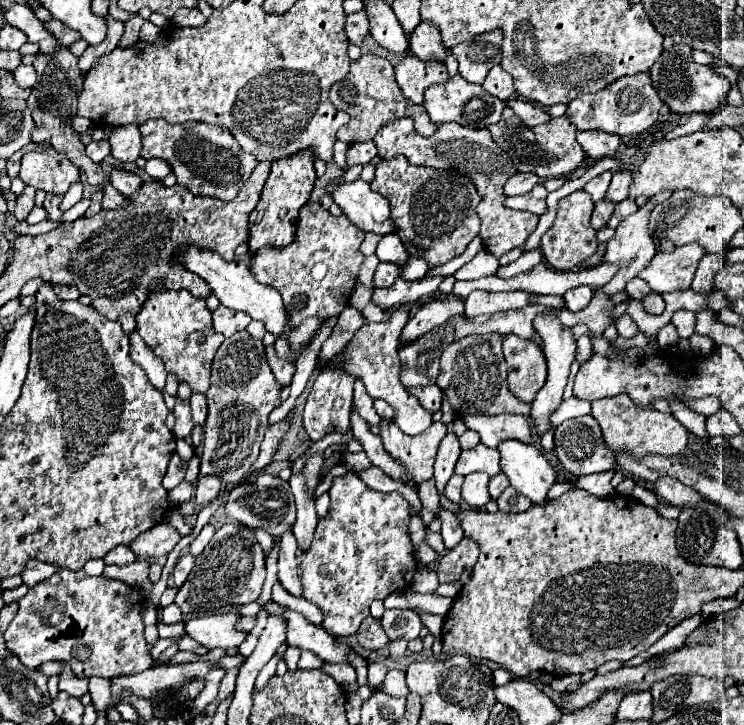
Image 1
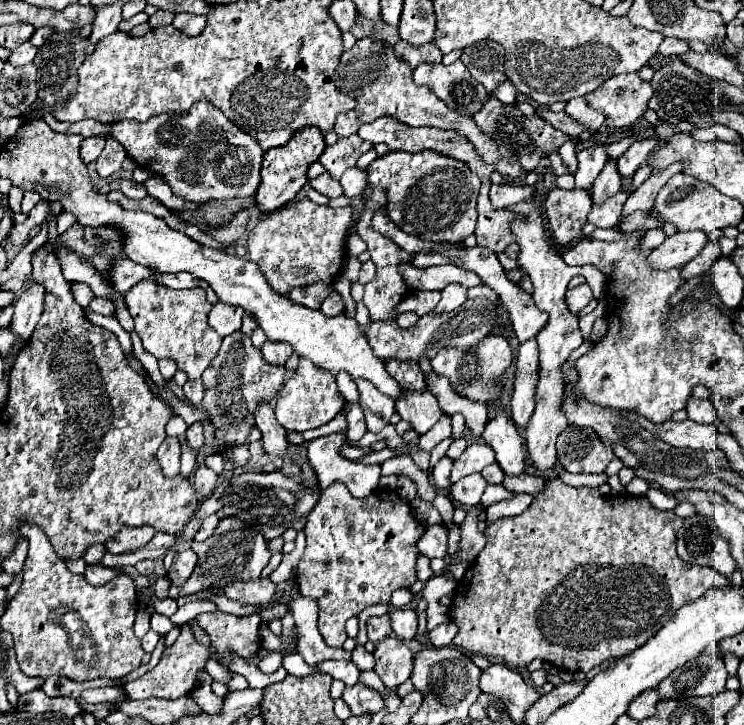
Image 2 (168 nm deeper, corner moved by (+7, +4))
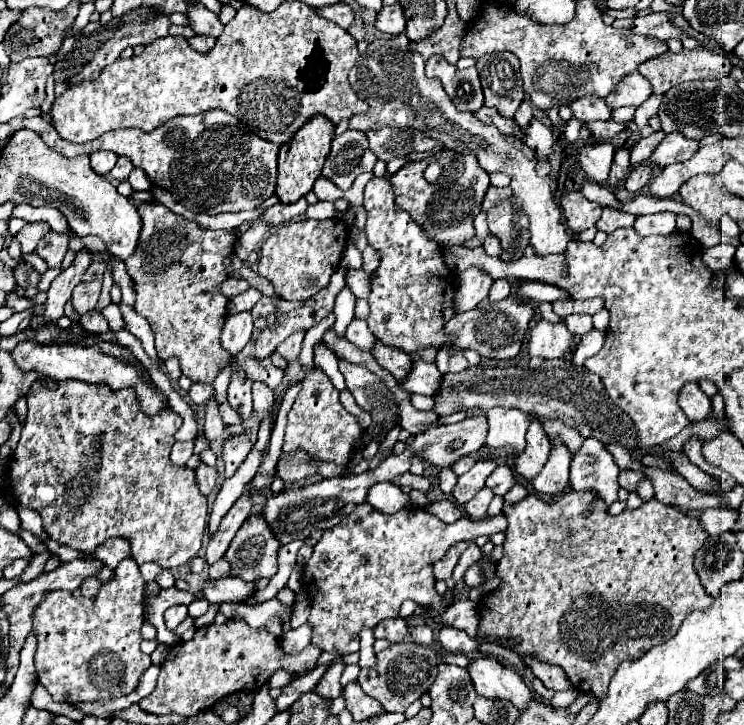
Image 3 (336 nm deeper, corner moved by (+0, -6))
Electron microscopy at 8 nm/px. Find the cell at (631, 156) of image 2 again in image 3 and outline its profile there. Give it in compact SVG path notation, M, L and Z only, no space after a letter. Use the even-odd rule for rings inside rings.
M671 132L663 138L663 142L651 154L649 162L657 164L659 168L665 168L673 162L683 162L691 158L697 152L697 148L699 148L699 140L687 138L685 134L679 134L679 132Z

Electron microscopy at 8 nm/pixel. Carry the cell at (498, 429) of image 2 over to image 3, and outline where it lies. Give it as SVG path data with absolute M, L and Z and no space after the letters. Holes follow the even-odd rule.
M491 408L487 410L489 420L489 434L487 434L487 446L515 446L515 454L519 454L525 448L525 434L527 426L531 424L531 418L515 408Z

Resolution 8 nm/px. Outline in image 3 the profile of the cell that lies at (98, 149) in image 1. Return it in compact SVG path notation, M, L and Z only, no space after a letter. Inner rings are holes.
M93 152L91 154L91 168L101 176L107 176L111 168L115 166L115 162L117 162L115 152Z

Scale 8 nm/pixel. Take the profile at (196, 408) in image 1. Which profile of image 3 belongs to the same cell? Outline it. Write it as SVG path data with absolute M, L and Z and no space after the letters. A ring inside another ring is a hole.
M191 384L191 388L189 388L191 400L195 404L199 404L199 406L205 404L211 398L211 394L213 394L213 386L211 384Z

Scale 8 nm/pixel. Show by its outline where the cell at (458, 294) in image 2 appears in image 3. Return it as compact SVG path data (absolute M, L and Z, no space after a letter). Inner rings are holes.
M469 266L467 270L457 274L457 290L455 290L455 310L465 312L473 310L483 298L487 298L493 278L483 274L483 270Z

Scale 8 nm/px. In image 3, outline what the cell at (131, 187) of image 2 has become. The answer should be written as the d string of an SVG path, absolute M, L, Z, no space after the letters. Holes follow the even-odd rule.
M145 202L139 206L139 216L143 220L139 246L135 254L127 258L125 266L135 282L135 310L145 316L155 334L155 348L161 360L177 356L181 362L181 370L193 382L213 384L215 376L225 364L231 364L231 356L221 346L221 328L227 316L229 298L219 292L219 286L229 278L225 260L231 256L233 246L237 242L237 228L227 230L207 230L201 224L187 220L183 216L175 216L169 208L155 202Z

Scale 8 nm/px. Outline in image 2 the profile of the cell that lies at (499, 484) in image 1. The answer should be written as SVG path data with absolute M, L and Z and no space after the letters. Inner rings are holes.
M496 462L490 464L490 466L486 466L482 470L482 476L486 478L488 484L502 484L504 482L504 472L502 472L502 468Z

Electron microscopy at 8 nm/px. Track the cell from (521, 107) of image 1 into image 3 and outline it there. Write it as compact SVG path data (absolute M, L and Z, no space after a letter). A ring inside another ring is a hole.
M607 120L607 122L591 122L591 124L587 124L587 126L589 126L591 134L593 134L597 140L601 140L601 142L611 140L615 134L619 134L621 130L627 128L627 124L615 122L615 120Z

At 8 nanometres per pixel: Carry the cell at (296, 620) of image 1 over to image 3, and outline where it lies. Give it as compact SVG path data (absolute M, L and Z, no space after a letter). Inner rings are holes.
M229 576L221 580L207 580L201 584L201 590L207 594L209 602L243 602L255 594L255 584Z

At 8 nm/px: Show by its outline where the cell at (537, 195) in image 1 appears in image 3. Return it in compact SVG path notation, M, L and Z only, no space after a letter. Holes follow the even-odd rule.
M489 186L489 188L487 188L487 194L485 194L485 198L483 198L481 210L487 212L493 204L497 204L499 200L503 200L503 198L507 198L507 196L509 196L507 188L495 188L495 186Z

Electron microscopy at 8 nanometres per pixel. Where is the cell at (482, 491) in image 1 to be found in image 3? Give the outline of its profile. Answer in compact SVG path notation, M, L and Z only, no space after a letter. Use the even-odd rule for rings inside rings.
M483 488L475 494L475 498L471 498L467 504L465 504L465 512L471 520L481 520L485 514L487 514L487 506L493 498L493 490L491 488Z

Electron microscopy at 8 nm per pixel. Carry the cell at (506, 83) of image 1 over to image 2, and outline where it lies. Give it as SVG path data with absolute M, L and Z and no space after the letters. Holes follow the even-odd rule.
M506 80L504 84L500 84L500 88L496 88L496 92L492 92L492 96L498 98L502 104L512 104L516 98L516 88Z

